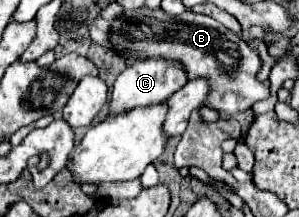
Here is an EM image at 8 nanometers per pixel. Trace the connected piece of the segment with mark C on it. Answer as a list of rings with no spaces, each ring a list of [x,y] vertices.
[[[169,58],[137,60],[129,64],[127,70],[121,72],[119,78],[115,80],[111,102],[109,102],[109,114],[131,110],[135,106],[149,106],[149,104],[165,102],[165,98],[175,94],[181,86],[185,86],[185,82],[187,82],[187,68],[179,60],[169,60]]]

